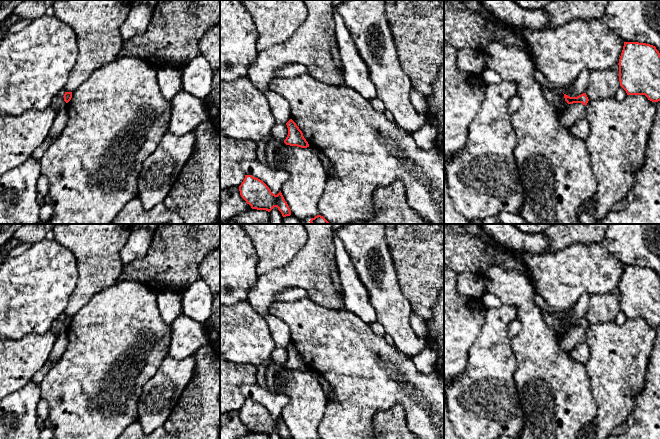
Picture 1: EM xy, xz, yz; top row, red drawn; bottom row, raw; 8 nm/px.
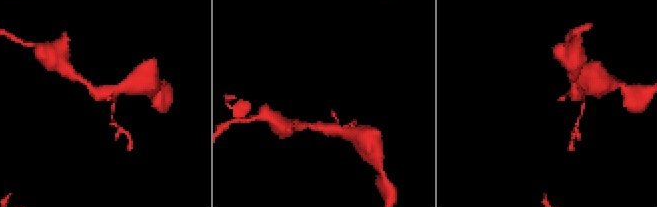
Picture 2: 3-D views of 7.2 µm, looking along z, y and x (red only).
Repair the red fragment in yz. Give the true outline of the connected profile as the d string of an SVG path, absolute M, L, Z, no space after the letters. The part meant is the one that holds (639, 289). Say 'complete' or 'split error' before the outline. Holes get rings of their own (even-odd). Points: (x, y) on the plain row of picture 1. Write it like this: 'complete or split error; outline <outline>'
complete; outline M624 266L618 289L620 310L627 319L645 319L652 326L660 325L660 277L655 270Z

